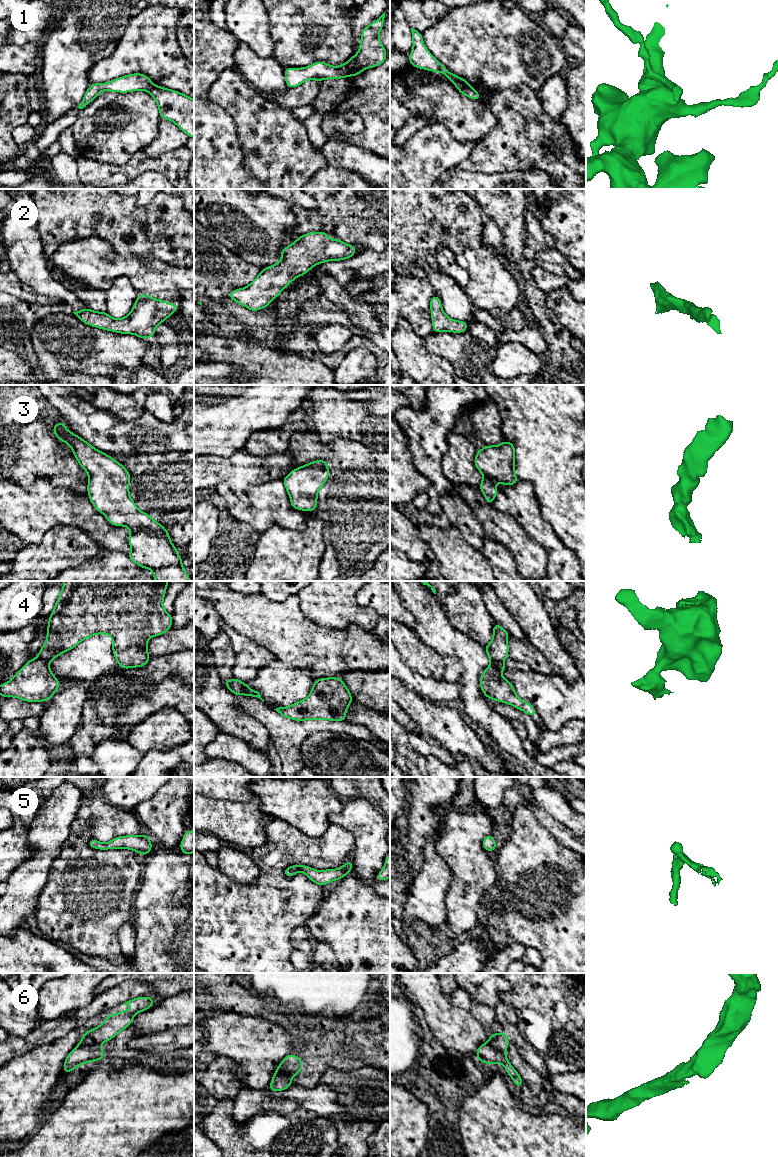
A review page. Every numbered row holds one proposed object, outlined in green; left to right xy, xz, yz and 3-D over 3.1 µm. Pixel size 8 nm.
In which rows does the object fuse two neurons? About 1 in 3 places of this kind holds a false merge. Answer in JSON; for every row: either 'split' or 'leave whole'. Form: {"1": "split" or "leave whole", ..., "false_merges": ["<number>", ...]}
{"1": "split", "2": "leave whole", "3": "leave whole", "4": "split", "5": "leave whole", "6": "split", "false_merges": ["1", "4", "6"]}

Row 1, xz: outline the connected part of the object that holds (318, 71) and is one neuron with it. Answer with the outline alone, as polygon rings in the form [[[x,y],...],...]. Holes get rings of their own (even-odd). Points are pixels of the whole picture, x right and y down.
[[[318,61],[304,68],[285,68],[284,75],[288,88],[301,85],[308,79],[321,82],[324,79],[341,79],[346,77],[347,63],[338,67],[331,66],[325,62]]]

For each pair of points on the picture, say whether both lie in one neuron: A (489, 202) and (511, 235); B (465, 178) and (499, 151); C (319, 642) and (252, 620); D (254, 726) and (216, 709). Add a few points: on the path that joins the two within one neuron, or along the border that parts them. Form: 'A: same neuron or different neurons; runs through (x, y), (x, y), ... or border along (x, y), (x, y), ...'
A: same neuron; runs through (497, 210), (511, 224), (511, 227)
B: different neurons; border along (497, 172), (476, 173), (457, 171), (450, 178)
C: same neuron; runs through (302, 639), (295, 639), (282, 626), (269, 623)
D: same neuron; runs through (245, 725), (237, 723), (225, 714)

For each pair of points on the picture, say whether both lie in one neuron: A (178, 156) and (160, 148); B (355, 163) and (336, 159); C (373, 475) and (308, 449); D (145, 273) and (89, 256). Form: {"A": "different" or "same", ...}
{"A": "different", "B": "same", "C": "same", "D": "same"}

